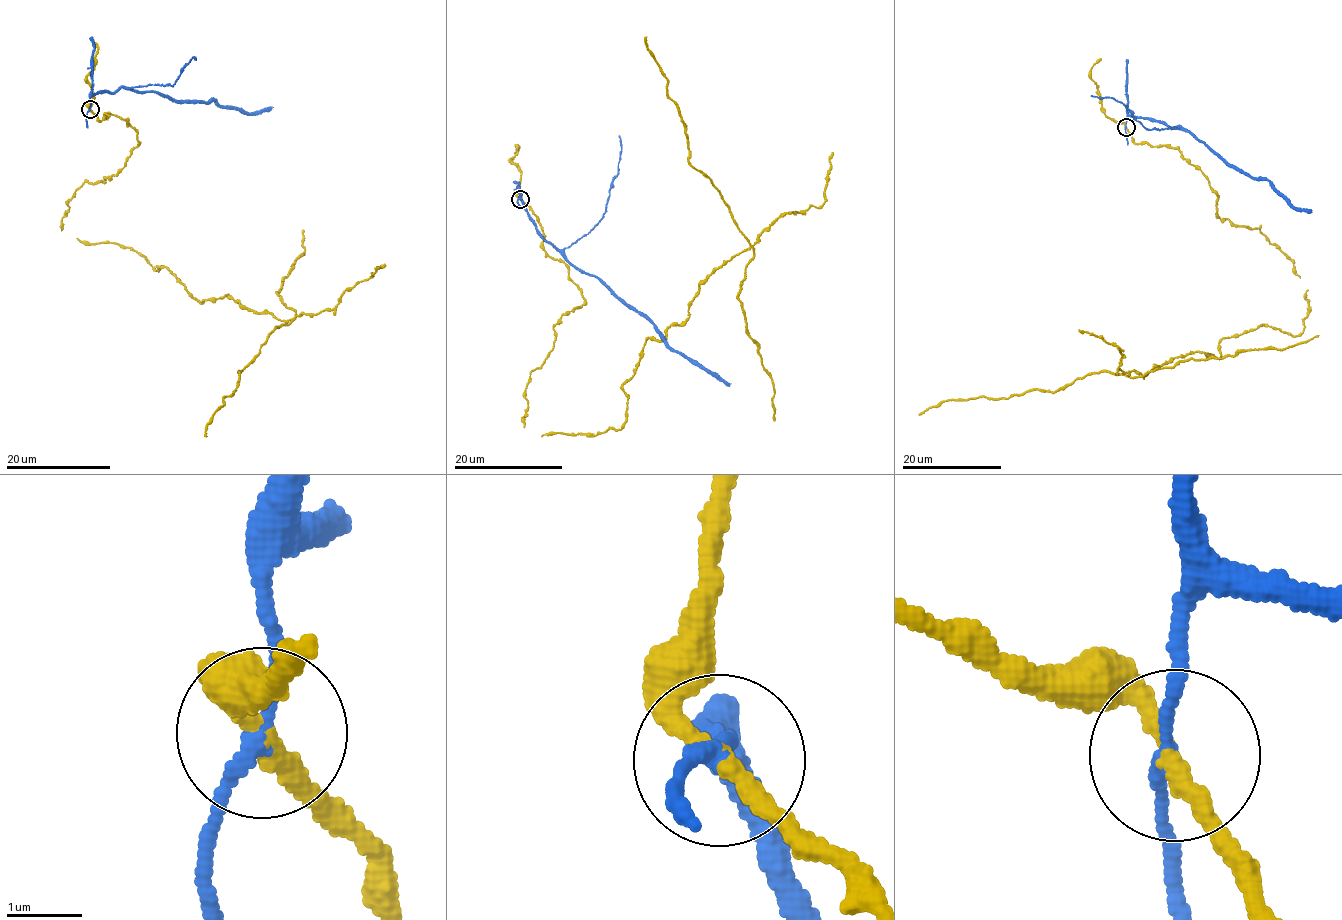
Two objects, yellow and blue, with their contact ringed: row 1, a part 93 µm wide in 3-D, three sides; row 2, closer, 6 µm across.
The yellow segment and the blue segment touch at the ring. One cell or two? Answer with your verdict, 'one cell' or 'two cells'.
two cells

